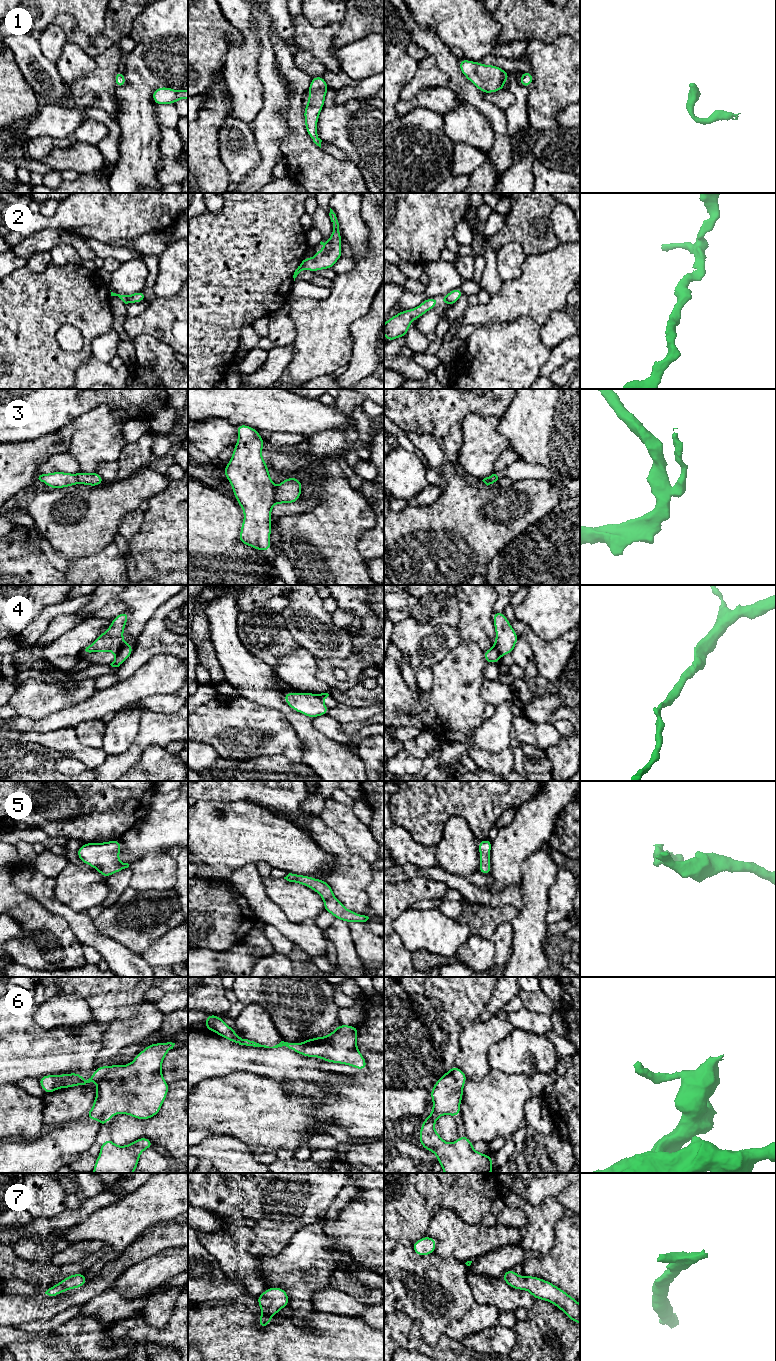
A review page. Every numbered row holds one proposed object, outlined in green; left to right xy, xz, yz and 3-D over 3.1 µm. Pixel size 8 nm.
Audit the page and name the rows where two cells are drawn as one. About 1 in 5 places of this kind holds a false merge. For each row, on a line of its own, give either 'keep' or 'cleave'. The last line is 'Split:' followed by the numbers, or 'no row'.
1: keep
2: keep
3: cleave
4: cleave
5: keep
6: keep
7: keep
Split: 3, 4

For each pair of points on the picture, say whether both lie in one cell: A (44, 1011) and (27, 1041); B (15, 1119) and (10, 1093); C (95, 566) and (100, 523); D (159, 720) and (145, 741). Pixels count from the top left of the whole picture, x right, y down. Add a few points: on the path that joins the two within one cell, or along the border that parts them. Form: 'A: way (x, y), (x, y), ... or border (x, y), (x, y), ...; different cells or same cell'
A: border (33, 1018), (35, 1021); different cells
B: way (15, 1113), (17, 1106), (10, 1099); same cell
C: border (113, 541), (96, 553), (74, 559); different cells
D: way (158, 725), (147, 736); same cell

